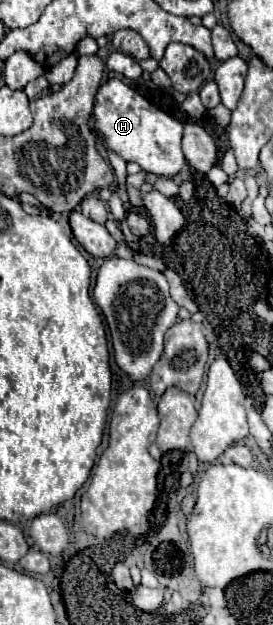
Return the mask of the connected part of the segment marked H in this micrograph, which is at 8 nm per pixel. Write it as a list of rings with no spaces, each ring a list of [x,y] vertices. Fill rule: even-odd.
[[[107,80],[99,88],[93,114],[97,134],[103,136],[105,146],[115,150],[125,162],[135,162],[145,172],[151,172],[159,178],[173,178],[187,164],[181,150],[183,124],[147,102],[137,90],[129,88],[121,80]]]

